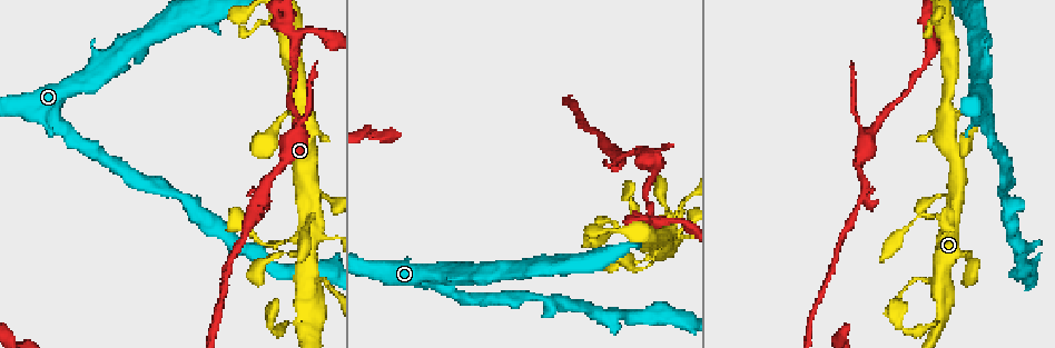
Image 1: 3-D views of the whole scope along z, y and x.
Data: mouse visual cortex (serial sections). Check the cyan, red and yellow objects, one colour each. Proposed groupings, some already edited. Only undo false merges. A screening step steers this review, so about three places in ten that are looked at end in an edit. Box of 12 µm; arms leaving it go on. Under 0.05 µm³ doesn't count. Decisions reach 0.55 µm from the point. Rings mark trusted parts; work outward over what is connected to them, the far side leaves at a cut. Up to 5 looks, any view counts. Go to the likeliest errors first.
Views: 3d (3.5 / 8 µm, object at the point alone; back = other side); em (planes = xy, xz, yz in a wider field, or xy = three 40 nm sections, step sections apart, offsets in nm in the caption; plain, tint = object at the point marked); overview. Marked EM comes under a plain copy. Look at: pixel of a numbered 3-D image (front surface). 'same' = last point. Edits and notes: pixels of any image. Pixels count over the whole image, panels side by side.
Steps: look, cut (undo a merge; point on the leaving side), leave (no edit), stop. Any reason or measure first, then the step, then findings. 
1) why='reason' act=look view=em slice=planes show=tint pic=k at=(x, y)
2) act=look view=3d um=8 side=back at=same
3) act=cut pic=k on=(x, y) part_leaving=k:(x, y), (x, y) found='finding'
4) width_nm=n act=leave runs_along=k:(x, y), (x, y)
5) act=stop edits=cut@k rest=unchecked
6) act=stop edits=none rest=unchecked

why='looks like a crossing' act=look view=3d um=3.5 pic=1 at=(297, 36)

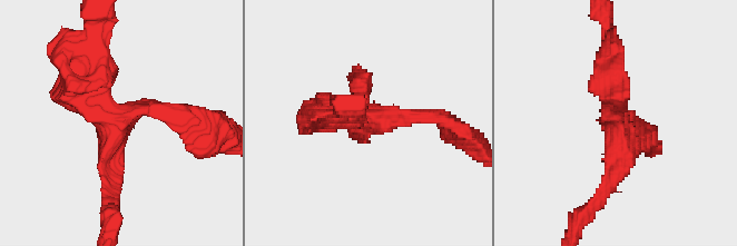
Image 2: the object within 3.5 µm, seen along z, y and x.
arms=4 arm_widths_nm=200,200,300,300 why='shape alone is not enough' act=look view=em slice=xy step=5 show=tint pic=2 at=(615, 124)

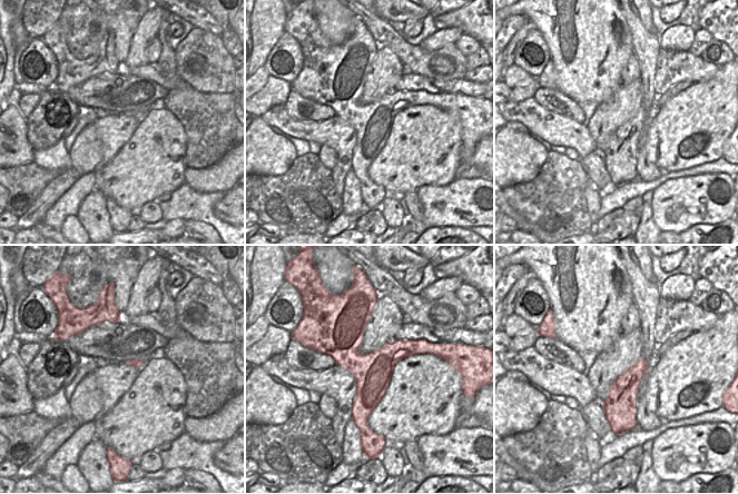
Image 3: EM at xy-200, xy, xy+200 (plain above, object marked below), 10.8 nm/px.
act=look view=em slice=planes show=tint at=same

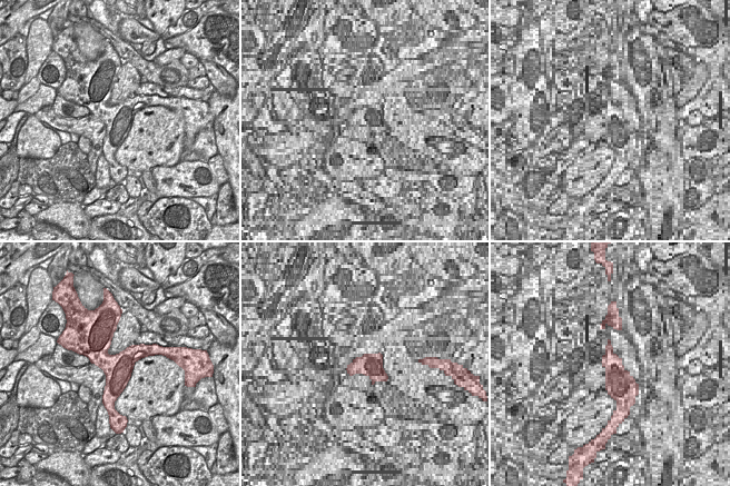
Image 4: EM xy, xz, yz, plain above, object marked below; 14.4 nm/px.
act=leave runs_along=2:(109, 193), (116, 125), (68, 77) found='continuous, no second cell'

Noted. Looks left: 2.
why='arms part here' act=look view=3d um=3.5 pic=1 at=(261, 194)

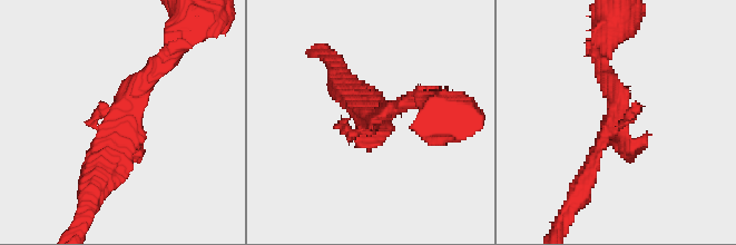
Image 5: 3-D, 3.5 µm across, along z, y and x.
act=look view=em slice=planes show=tint pic=5 at=(120, 126)

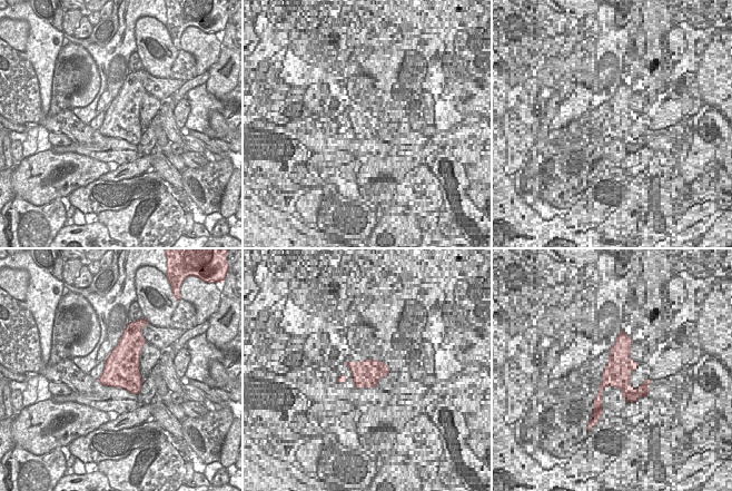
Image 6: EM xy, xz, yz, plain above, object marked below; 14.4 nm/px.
act=leave found='all the same cell'

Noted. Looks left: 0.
act=stop edits=none rest=unchecked

